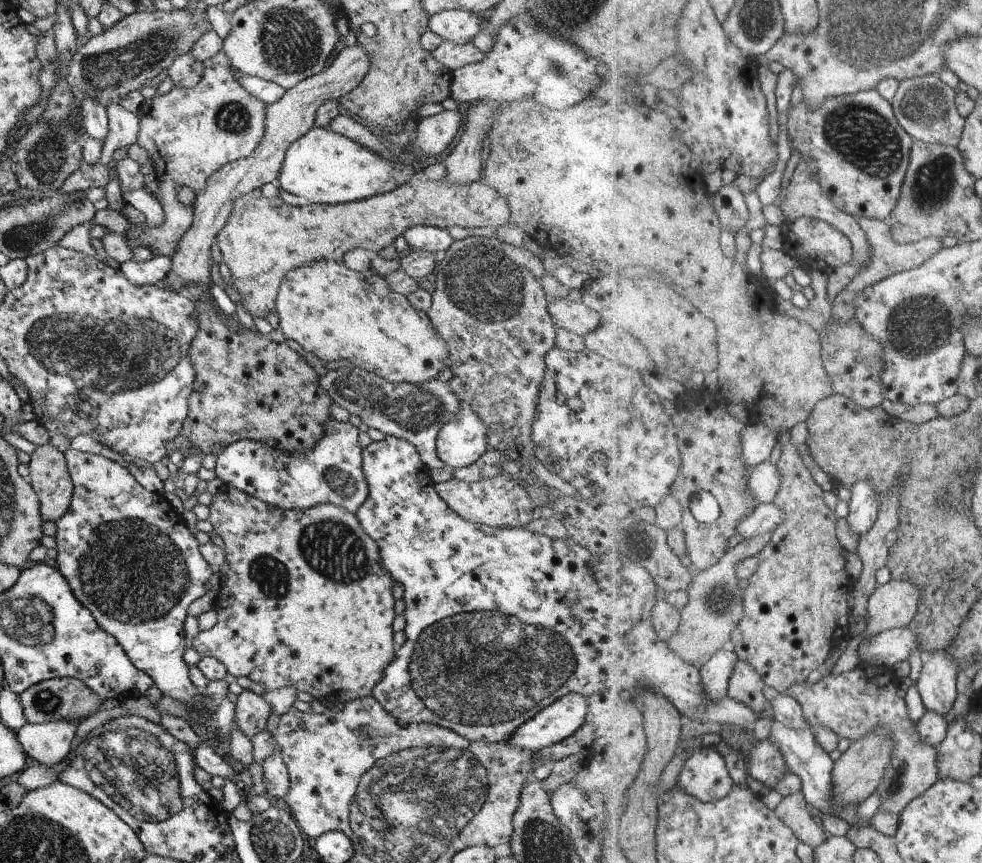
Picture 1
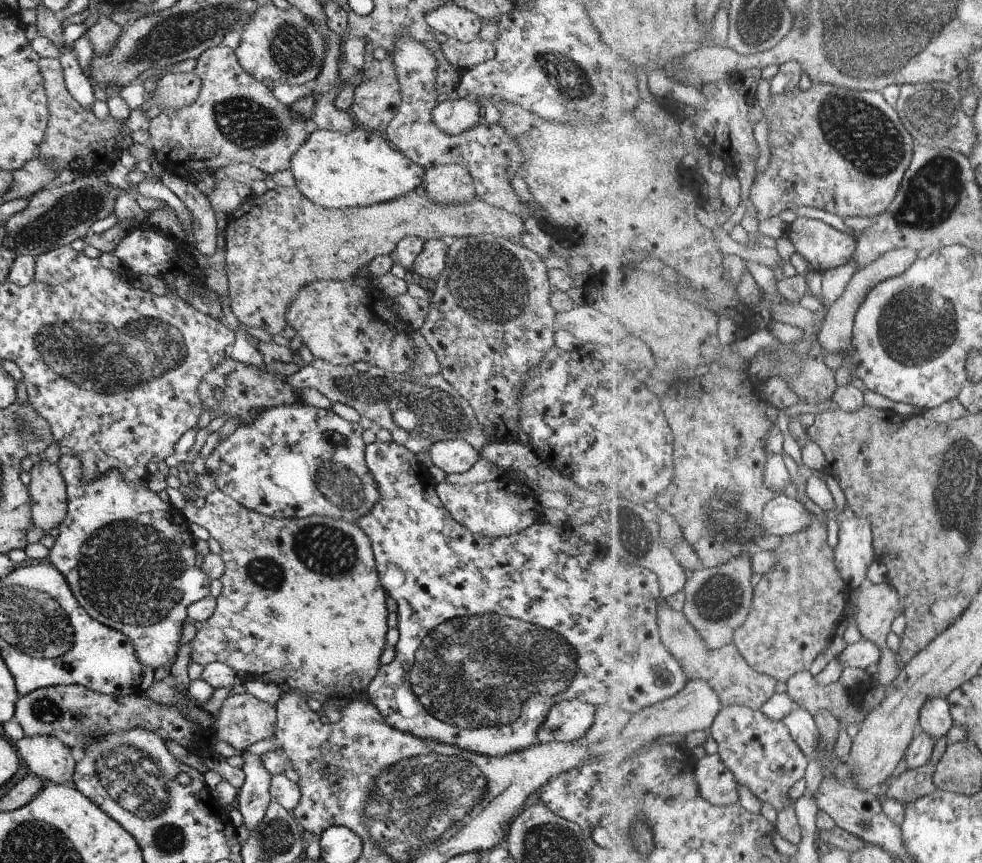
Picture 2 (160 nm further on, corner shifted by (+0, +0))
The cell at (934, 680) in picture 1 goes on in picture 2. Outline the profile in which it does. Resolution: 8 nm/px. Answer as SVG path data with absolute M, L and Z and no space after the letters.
M948 696L930 698L920 712L920 727L932 739L946 737L955 726Z

